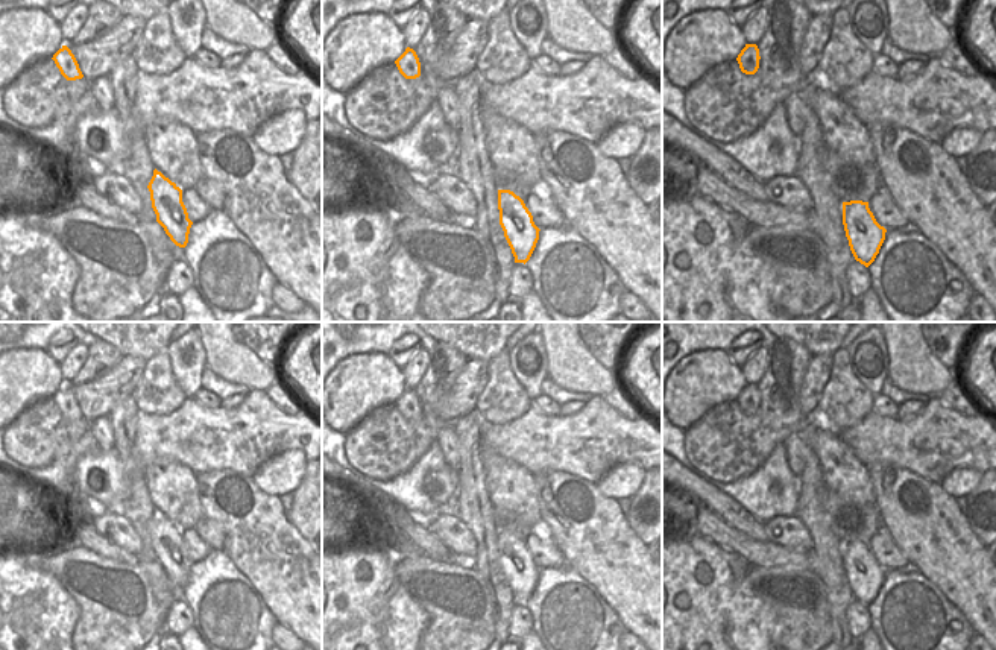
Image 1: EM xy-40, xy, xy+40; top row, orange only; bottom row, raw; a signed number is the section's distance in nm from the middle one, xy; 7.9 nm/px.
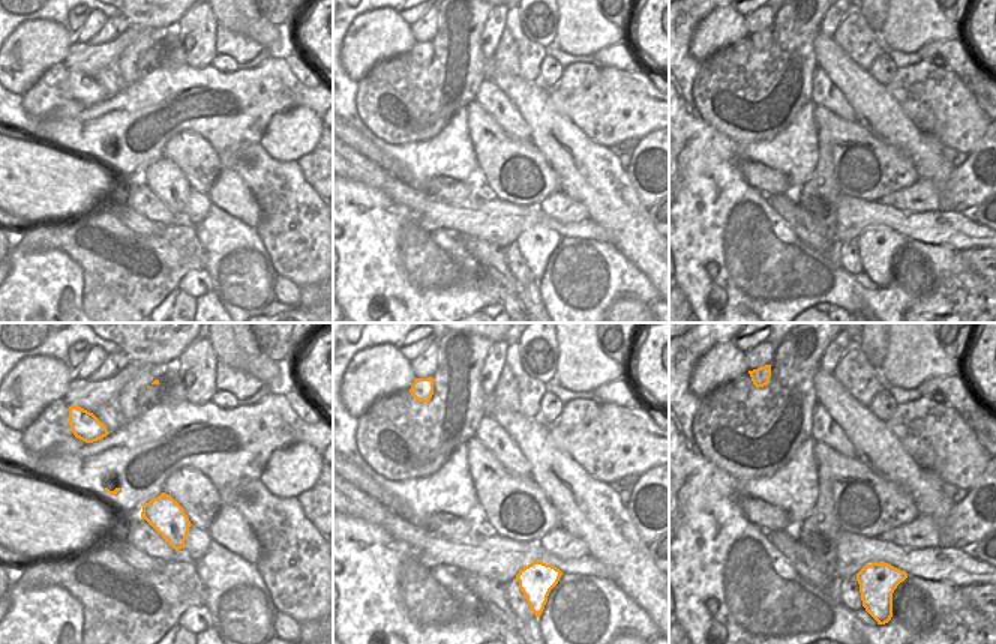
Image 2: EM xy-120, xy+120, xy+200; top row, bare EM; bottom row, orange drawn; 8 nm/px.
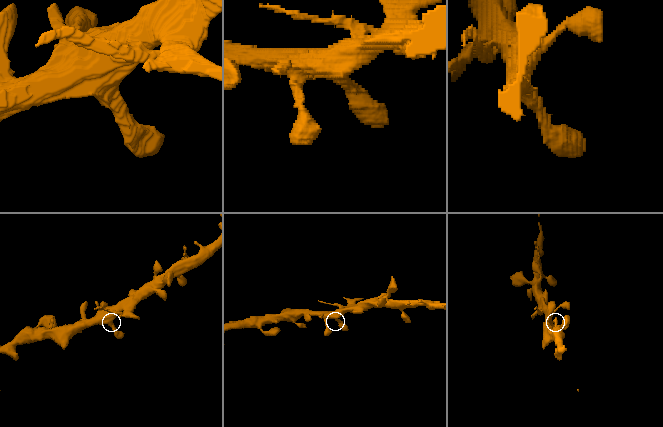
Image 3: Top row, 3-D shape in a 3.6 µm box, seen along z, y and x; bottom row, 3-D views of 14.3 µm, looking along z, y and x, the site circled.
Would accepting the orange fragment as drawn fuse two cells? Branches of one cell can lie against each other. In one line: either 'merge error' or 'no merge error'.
no merge error

